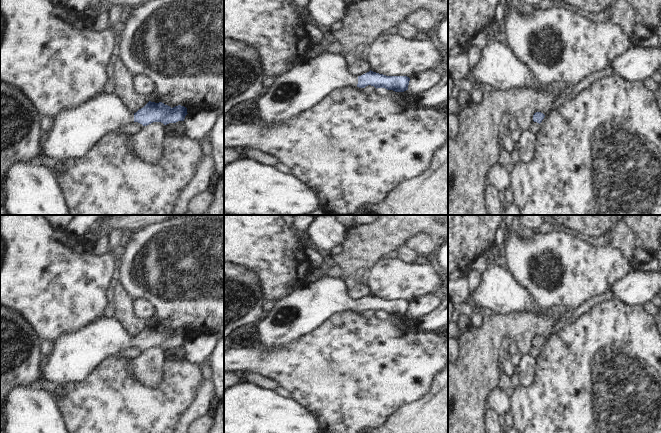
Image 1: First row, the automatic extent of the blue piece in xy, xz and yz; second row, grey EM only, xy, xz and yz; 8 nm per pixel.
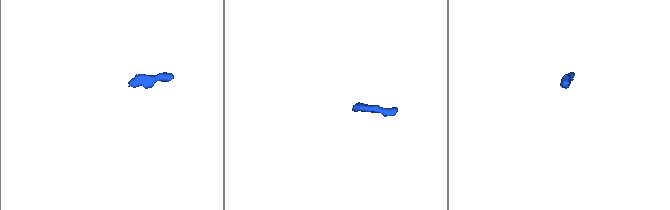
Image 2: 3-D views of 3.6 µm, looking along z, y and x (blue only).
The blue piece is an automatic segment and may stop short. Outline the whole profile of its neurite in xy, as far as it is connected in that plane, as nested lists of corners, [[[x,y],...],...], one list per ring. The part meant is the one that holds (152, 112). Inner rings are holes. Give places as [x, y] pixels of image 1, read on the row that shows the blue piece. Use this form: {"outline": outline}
{"outline": [[[102,92],[89,101],[61,112],[54,117],[54,127],[44,139],[44,153],[57,160],[78,159],[86,156],[92,148],[110,132],[132,122],[138,122],[147,126],[153,122],[161,122],[164,125],[184,121],[187,108],[181,105],[171,108],[162,102],[149,101],[143,108],[133,113],[127,102],[113,92]]]}

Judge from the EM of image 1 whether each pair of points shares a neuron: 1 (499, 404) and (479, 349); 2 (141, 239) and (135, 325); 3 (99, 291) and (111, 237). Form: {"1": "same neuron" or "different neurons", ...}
{"1": "different neurons", "2": "different neurons", "3": "different neurons"}

